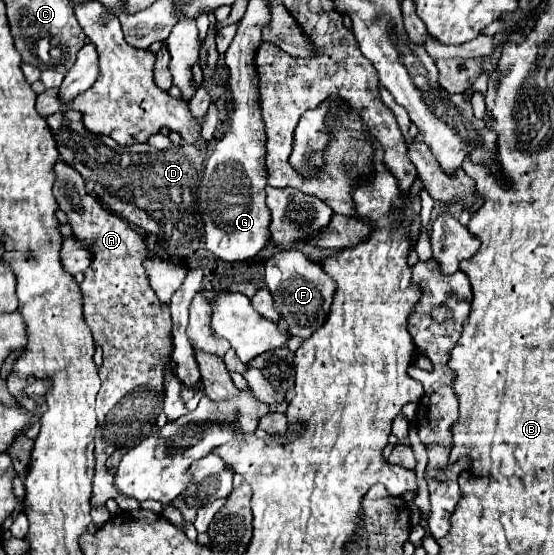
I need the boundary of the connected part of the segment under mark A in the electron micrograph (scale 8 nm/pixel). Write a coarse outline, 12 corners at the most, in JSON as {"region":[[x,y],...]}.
{"region":[[56,160],[54,196],[92,252],[80,284],[98,368],[90,504],[106,460],[154,432],[176,370],[142,236]]}

